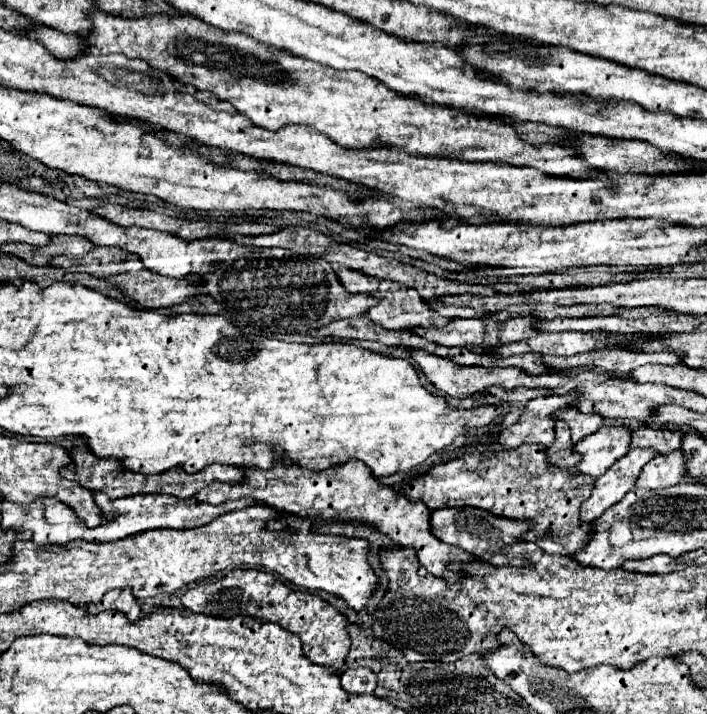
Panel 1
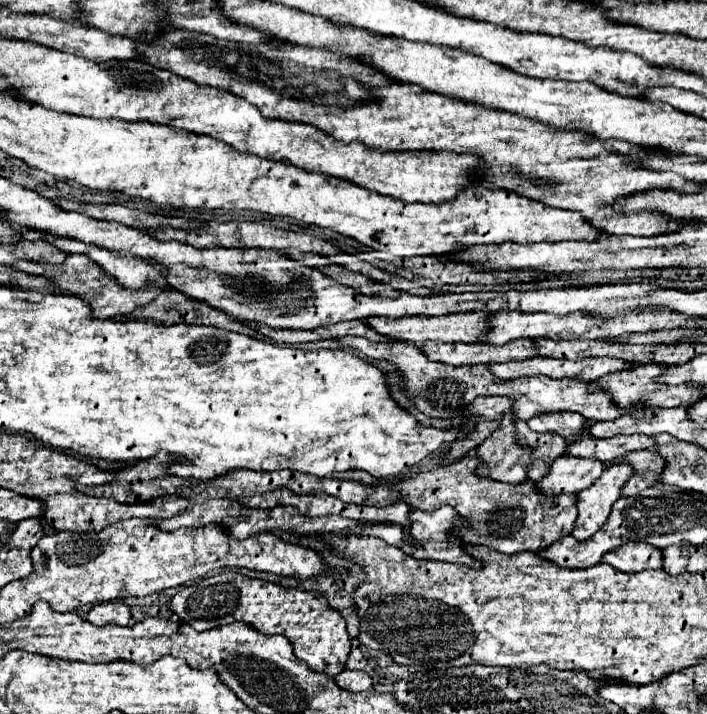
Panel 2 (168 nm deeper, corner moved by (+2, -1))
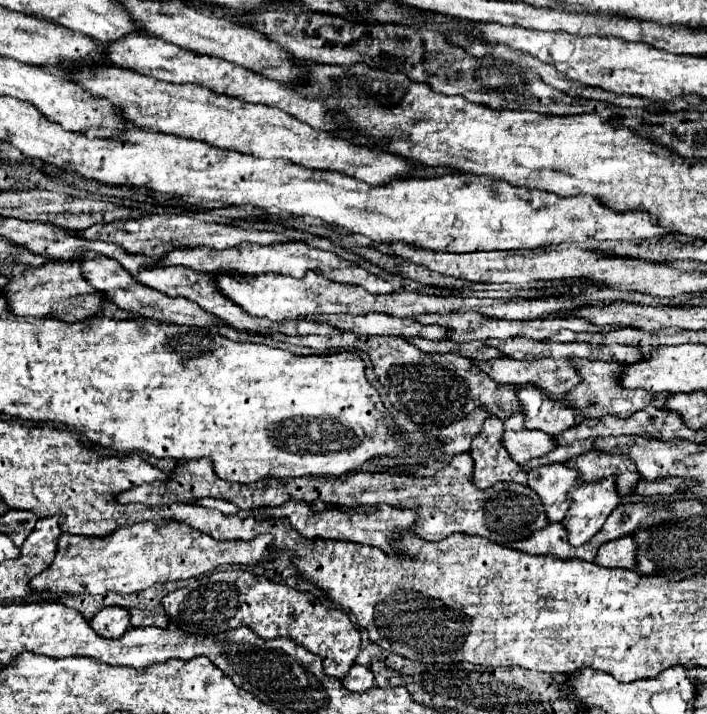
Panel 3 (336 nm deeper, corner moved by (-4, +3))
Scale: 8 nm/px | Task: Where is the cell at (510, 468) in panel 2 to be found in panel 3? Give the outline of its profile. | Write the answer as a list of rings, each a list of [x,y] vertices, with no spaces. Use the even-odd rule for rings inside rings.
[[[489,417],[483,425],[481,435],[477,435],[471,443],[471,457],[475,461],[473,483],[479,489],[487,489],[497,481],[515,481],[527,485],[527,471],[517,465],[505,447],[501,447],[503,421],[499,417]]]

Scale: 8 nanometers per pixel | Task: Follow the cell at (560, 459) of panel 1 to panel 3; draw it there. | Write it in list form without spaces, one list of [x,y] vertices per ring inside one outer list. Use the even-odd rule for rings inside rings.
[[[521,411],[513,413],[505,421],[505,435],[503,435],[505,449],[519,465],[525,465],[525,461],[531,461],[535,457],[543,457],[559,445],[555,437],[549,437],[547,433],[541,431],[529,431],[525,429],[523,423],[525,423],[523,413]]]

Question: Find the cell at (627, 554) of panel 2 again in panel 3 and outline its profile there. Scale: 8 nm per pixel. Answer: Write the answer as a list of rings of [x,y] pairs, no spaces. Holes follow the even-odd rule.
[[[621,537],[621,539],[601,545],[599,553],[595,557],[595,563],[603,565],[603,567],[635,569],[637,567],[637,559],[635,559],[637,551],[639,551],[639,545],[633,541],[633,537]]]

